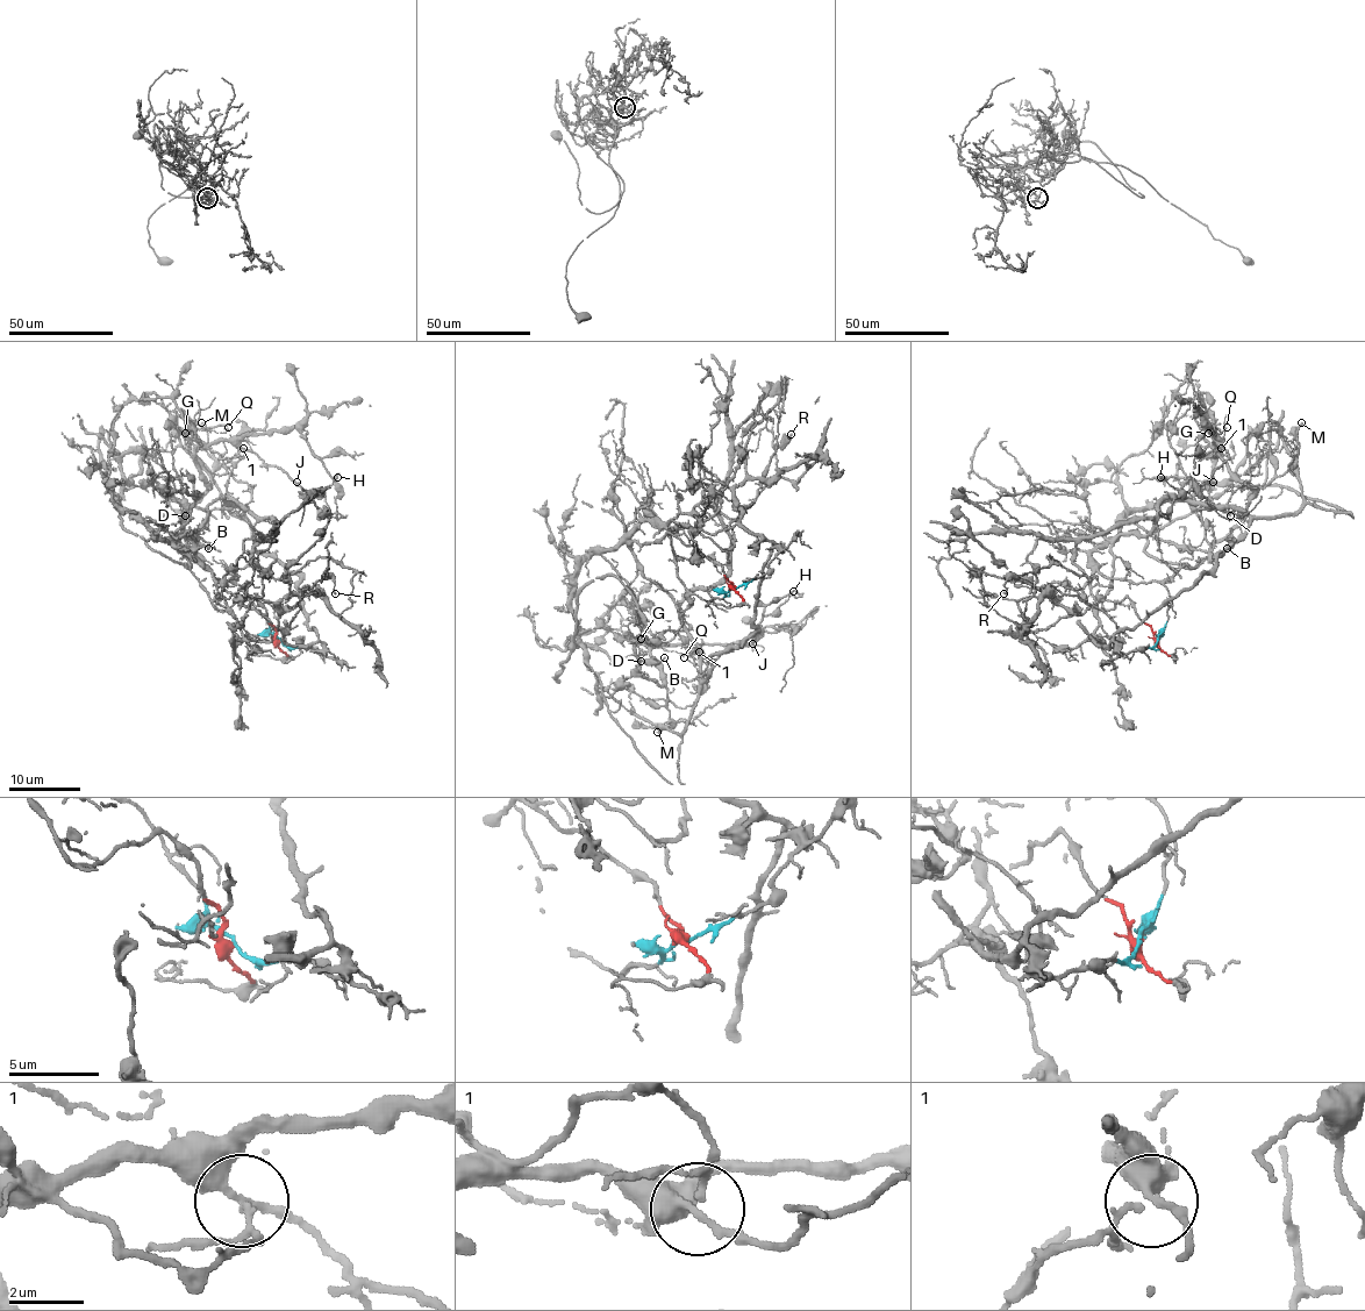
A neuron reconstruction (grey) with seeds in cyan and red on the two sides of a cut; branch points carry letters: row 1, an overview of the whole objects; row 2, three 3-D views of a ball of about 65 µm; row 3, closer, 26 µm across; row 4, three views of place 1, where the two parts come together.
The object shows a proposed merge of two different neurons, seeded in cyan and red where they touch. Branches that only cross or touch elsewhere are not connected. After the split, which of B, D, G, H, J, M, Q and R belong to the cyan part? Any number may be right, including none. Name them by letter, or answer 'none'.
B, D, G, H, J, M, Q, R

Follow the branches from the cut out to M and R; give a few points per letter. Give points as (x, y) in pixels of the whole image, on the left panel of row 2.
M: (279, 640), (243, 590), (147, 524), (190, 553), (179, 544), (183, 514), (211, 487), (214, 460), (202, 421)
R: (279, 640), (252, 598), (211, 571), (233, 617), (261, 640), (277, 624), (276, 606), (323, 579), (336, 593)

